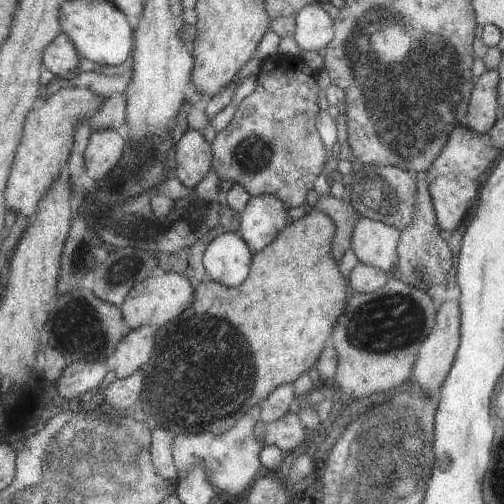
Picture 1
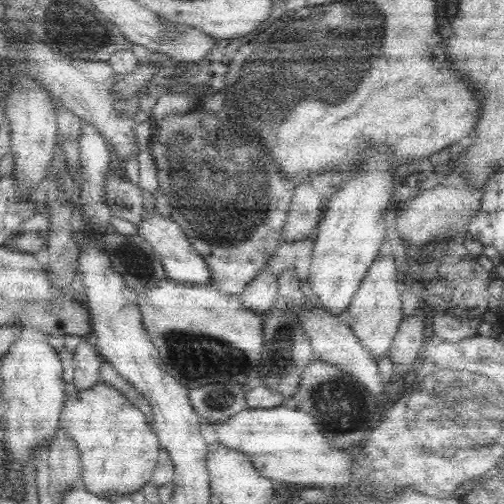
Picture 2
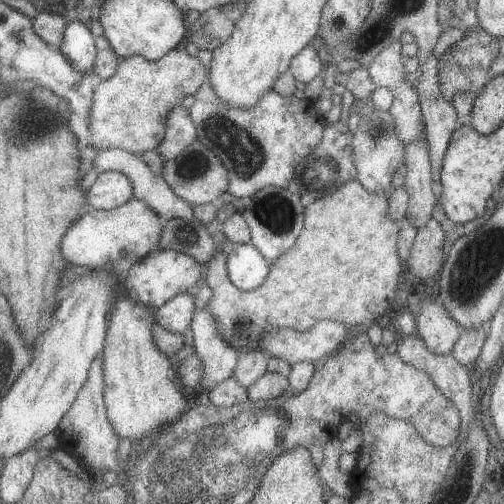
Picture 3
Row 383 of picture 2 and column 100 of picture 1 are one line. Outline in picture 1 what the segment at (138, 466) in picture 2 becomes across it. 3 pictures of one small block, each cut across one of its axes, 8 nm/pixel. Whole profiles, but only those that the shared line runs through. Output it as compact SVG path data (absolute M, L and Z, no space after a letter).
M61 88L53 96L43 98L41 106L33 106L23 120L23 134L19 146L13 156L11 172L5 186L5 206L7 212L15 212L15 216L33 216L37 210L37 202L47 192L47 188L55 182L55 178L65 170L67 158L73 148L73 130L77 118L91 118L95 110L101 106L101 98L81 88Z

